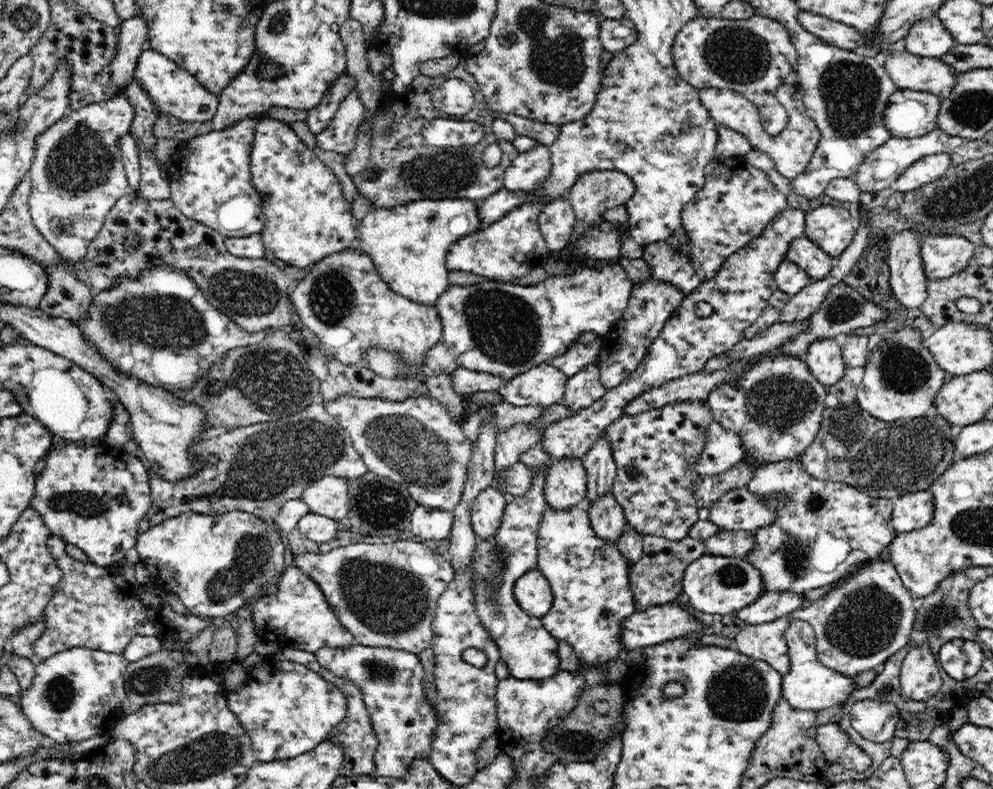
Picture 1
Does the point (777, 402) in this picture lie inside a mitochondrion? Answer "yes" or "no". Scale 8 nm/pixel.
yes

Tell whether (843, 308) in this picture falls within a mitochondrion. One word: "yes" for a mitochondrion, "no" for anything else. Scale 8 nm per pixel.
yes

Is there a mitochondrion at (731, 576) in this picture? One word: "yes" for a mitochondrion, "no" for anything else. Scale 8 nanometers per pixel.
yes

